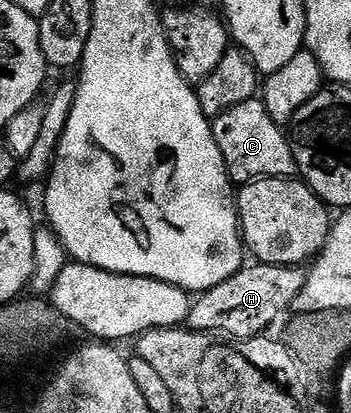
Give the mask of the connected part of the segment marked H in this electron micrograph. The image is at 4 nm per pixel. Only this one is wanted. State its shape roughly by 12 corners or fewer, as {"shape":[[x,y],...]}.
{"shape":[[243,266],[191,303],[189,331],[253,340],[306,285],[302,266]]}

